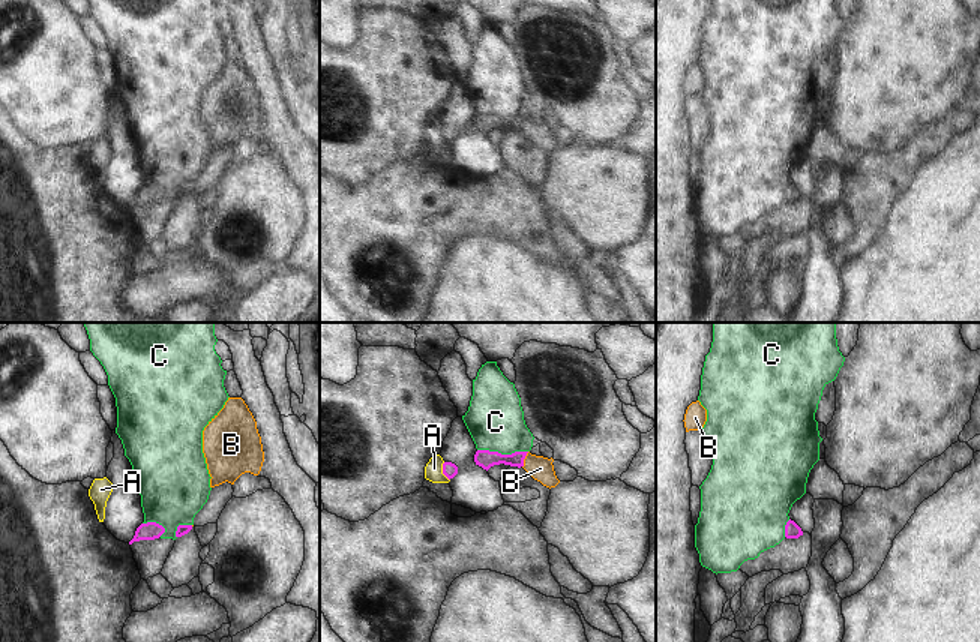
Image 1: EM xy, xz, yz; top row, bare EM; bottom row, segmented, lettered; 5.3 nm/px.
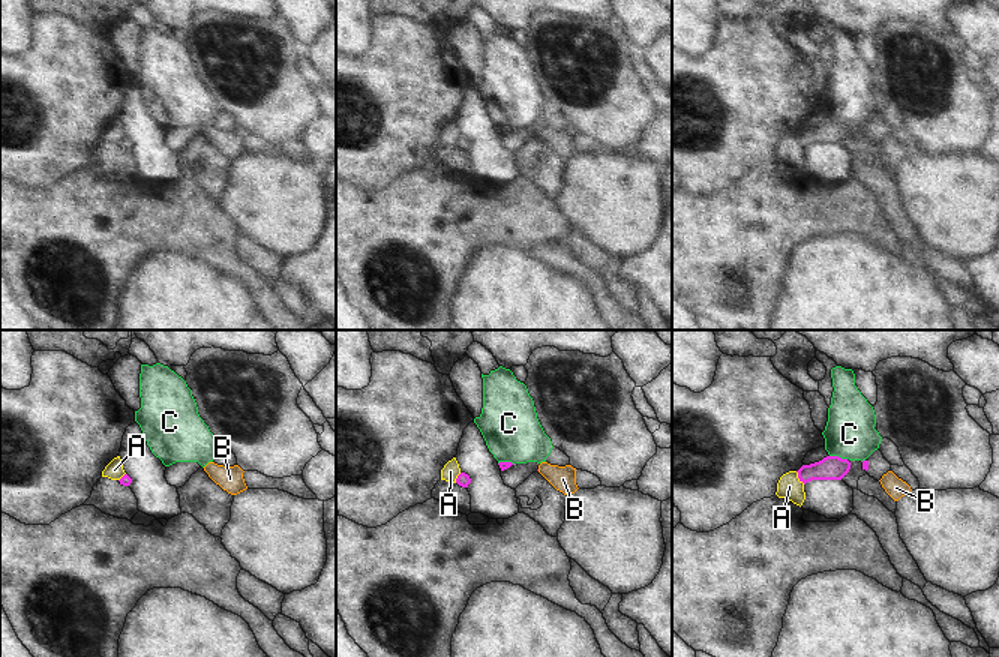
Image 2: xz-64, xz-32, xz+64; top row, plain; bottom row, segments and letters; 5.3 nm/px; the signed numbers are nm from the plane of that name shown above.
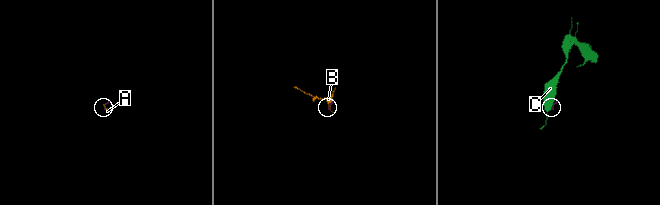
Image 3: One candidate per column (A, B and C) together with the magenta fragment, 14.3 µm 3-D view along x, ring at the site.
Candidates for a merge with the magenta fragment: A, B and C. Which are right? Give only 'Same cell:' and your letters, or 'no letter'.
Same cell: B

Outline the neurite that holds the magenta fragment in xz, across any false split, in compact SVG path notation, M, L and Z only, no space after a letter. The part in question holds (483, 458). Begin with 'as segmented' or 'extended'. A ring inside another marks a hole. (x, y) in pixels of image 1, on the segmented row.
extended | M477 450L474 454L476 465L483 470L489 470L494 465L510 465L524 468L534 480L540 482L546 488L555 488L560 480L554 471L554 459L531 454L530 452L515 452L512 454L501 454L498 452Z

